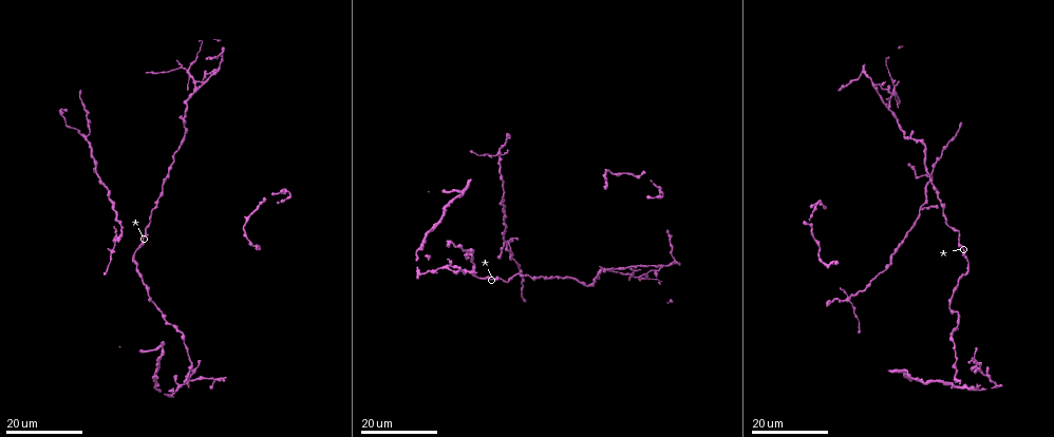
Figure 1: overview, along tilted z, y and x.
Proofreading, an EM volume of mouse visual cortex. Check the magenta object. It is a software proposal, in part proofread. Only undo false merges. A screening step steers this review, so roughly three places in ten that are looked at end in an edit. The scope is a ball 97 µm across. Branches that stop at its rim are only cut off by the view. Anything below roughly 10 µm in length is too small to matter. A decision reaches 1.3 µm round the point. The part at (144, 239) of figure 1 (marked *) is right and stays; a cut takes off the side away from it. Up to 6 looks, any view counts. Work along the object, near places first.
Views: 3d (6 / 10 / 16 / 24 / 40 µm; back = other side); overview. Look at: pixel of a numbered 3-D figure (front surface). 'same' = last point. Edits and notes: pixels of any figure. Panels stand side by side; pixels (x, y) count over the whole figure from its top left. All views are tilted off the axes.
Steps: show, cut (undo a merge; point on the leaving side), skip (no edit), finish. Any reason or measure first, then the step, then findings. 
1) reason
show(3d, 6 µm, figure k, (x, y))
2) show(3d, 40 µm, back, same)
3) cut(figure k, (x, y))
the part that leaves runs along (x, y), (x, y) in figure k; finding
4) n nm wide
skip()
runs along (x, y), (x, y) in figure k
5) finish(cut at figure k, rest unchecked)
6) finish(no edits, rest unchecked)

thin arm on a thick one
show(3d, 16 µm, figure 1, (499, 152))

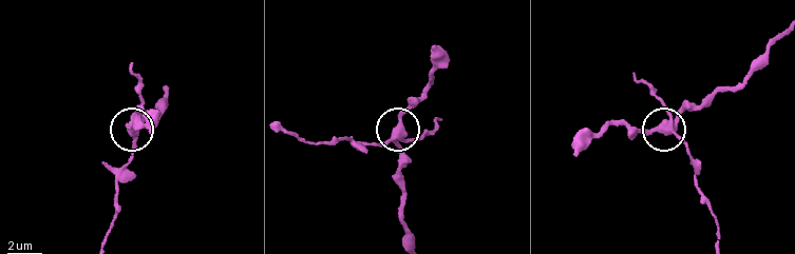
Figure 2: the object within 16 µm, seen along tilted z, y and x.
show(3d, 10 µm, figure 2, (136, 134))

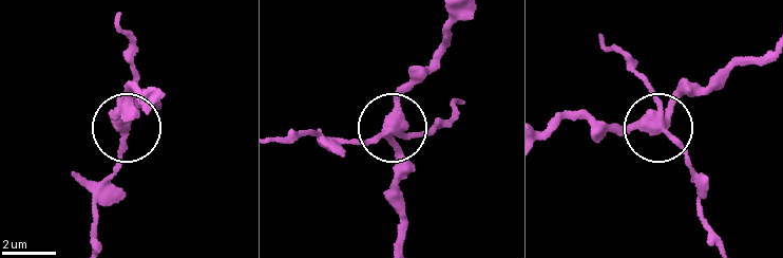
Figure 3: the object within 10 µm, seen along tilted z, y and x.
4 arms
cut(figure 3, (425, 133))
the part that leaves runs along (665, 126), (685, 158), (710, 243) in figure 3; a second neuron is stuck on

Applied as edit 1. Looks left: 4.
three arms meet
show(3d, 16 µm, figure 1, (87, 136))

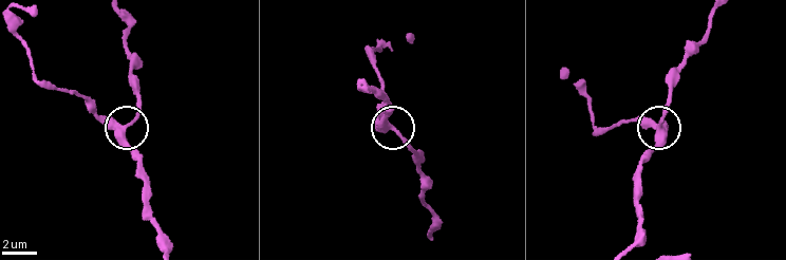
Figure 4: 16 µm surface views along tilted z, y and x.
show(3d, 6 µm, figure 4, (124, 128))

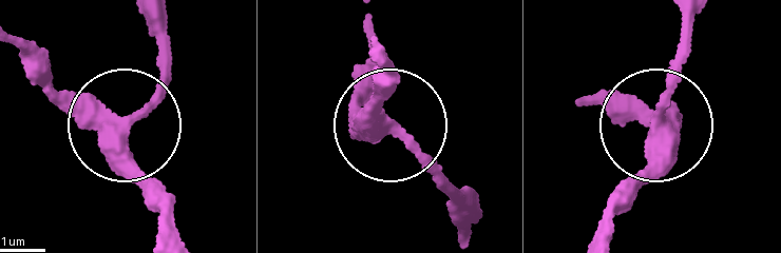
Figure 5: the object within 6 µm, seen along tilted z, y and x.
360 nm wide
skip()
continuous, no second neuron

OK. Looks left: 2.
three arms meet
show(3d, 16 µm, figure 1, (629, 266))

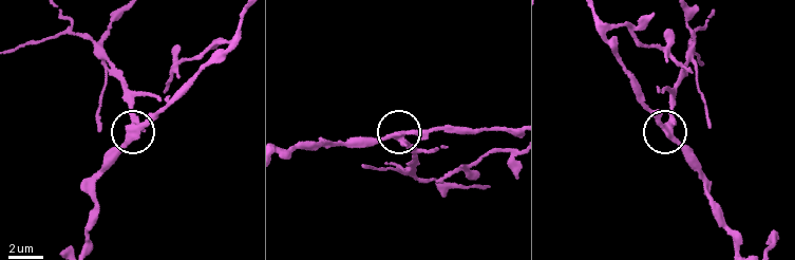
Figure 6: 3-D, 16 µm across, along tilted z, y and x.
show(3d, 6 µm, figure 6, (668, 122))

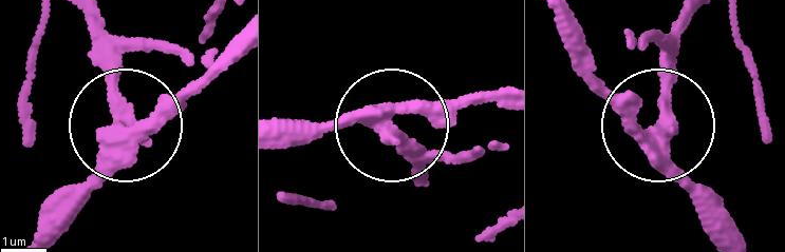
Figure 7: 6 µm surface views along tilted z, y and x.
360 nm wide
cut(figure 7, (174, 50))
the part that leaves runs along (116, 76), (98, 13) in figure 7; a second neuron is stuck on

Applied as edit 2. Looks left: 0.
finish(cut at figure 3, cut at figure 7, rest unchecked)

